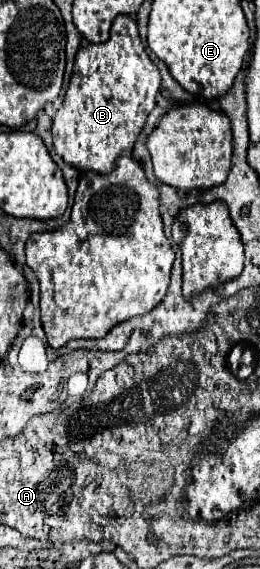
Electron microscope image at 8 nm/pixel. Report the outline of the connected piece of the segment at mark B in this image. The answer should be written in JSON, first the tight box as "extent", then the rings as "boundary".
{"extent":[53,17,159,175],"boundary":[[[117,17],[105,43],[85,45],[77,51],[63,105],[53,117],[53,145],[57,155],[75,169],[91,169],[107,175],[115,159],[133,149],[147,115],[155,107],[159,87],[159,69],[143,49],[135,17]]]}

